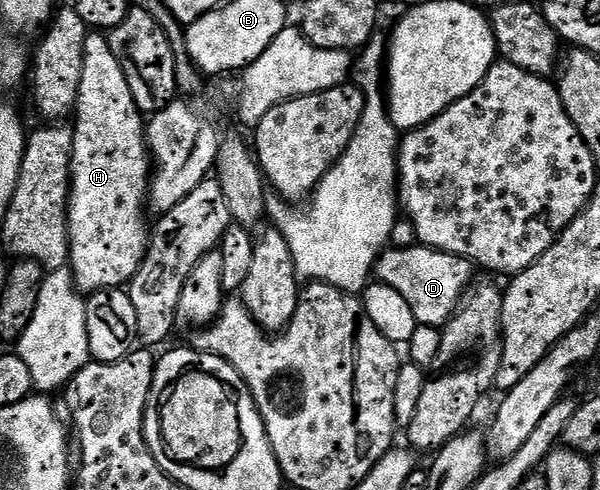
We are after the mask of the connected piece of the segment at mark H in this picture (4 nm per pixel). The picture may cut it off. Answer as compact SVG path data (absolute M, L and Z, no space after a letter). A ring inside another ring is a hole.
M88 34L85 38L85 58L81 66L81 90L79 100L75 103L73 113L73 131L71 134L71 194L67 205L67 238L71 241L71 254L69 267L75 277L75 286L80 292L90 294L100 292L102 288L123 288L130 285L131 279L137 274L143 256L147 252L149 239L149 220L143 213L143 204L149 200L149 185L153 171L153 161L147 150L147 137L145 135L145 116L139 111L137 102L133 102L133 93L129 91L129 82L125 82L125 70L121 70L121 62L111 52L107 36L103 34Z

